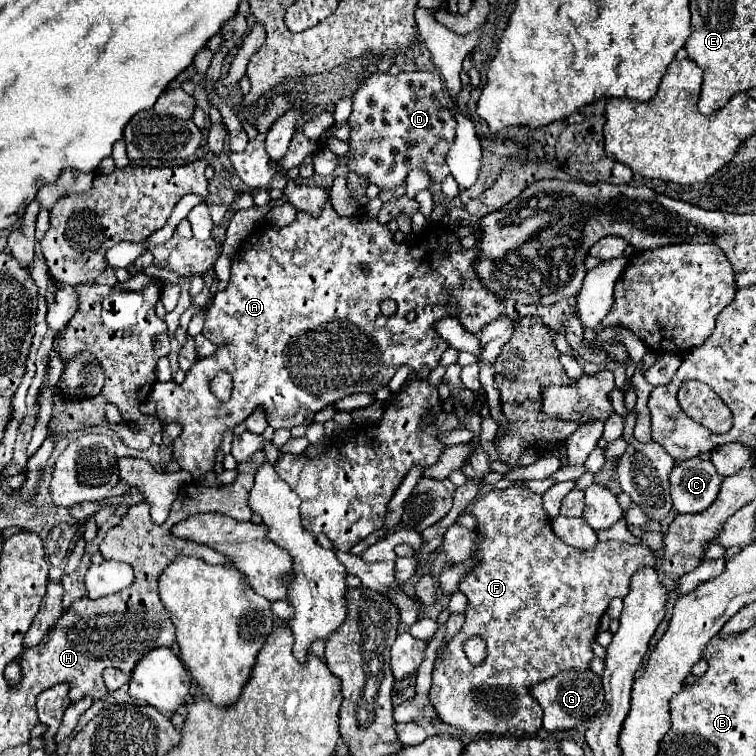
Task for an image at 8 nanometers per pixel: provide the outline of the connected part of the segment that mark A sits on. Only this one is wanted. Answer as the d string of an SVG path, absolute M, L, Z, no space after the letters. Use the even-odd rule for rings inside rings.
M327 202L323 206L323 212L321 212L321 218L313 218L311 214L307 212L297 212L297 218L289 224L289 226L283 226L283 228L277 228L277 226L271 226L271 222L259 222L257 224L257 230L243 242L243 246L239 248L239 252L231 258L231 280L227 284L227 288L223 292L217 292L215 298L213 298L213 306L209 308L207 316L205 316L205 328L203 328L203 336L207 340L211 340L213 344L217 344L217 352L215 356L207 356L207 358L199 358L189 374L185 376L185 382L179 386L173 381L156 381L153 390L151 390L151 396L155 398L157 402L157 418L165 424L169 422L179 422L183 426L183 432L179 438L175 438L173 442L173 456L175 460L179 462L181 470L189 472L195 480L201 478L205 472L213 470L213 464L215 464L215 452L223 440L223 434L231 428L235 428L239 422L243 422L255 408L263 408L267 412L267 422L271 428L293 428L297 424L307 424L311 422L313 414L319 412L321 408L329 406L329 404L335 404L337 400L345 398L345 396L351 396L351 394L357 394L357 392L367 392L367 394L375 394L383 384L387 384L393 374L397 372L399 366L407 366L411 372L419 372L423 366L427 366L429 370L437 368L439 366L439 360L441 360L441 354L449 348L449 344L435 332L435 324L443 318L457 318L461 322L461 326L471 332L471 334L479 334L481 328L497 318L503 316L505 312L505 302L503 298L499 298L497 294L493 294L489 288L485 288L481 284L481 278L477 276L473 264L479 256L479 250L477 248L471 248L471 250L465 250L457 238L457 234L453 232L453 228L431 228L431 230L425 230L423 234L423 240L415 242L415 244L397 244L393 240L393 234L387 226L379 224L375 218L367 218L365 214L361 216L353 216L353 218L341 218L331 202ZM385 298L391 298L397 302L397 314L391 316L391 318L385 318L381 312L379 312L379 304L381 300ZM409 312L417 312L415 320L407 320L407 314ZM217 372L227 372L233 380L233 394L231 394L231 400L229 402L219 402L213 392L209 390L209 384L211 380L215 378L213 374Z

